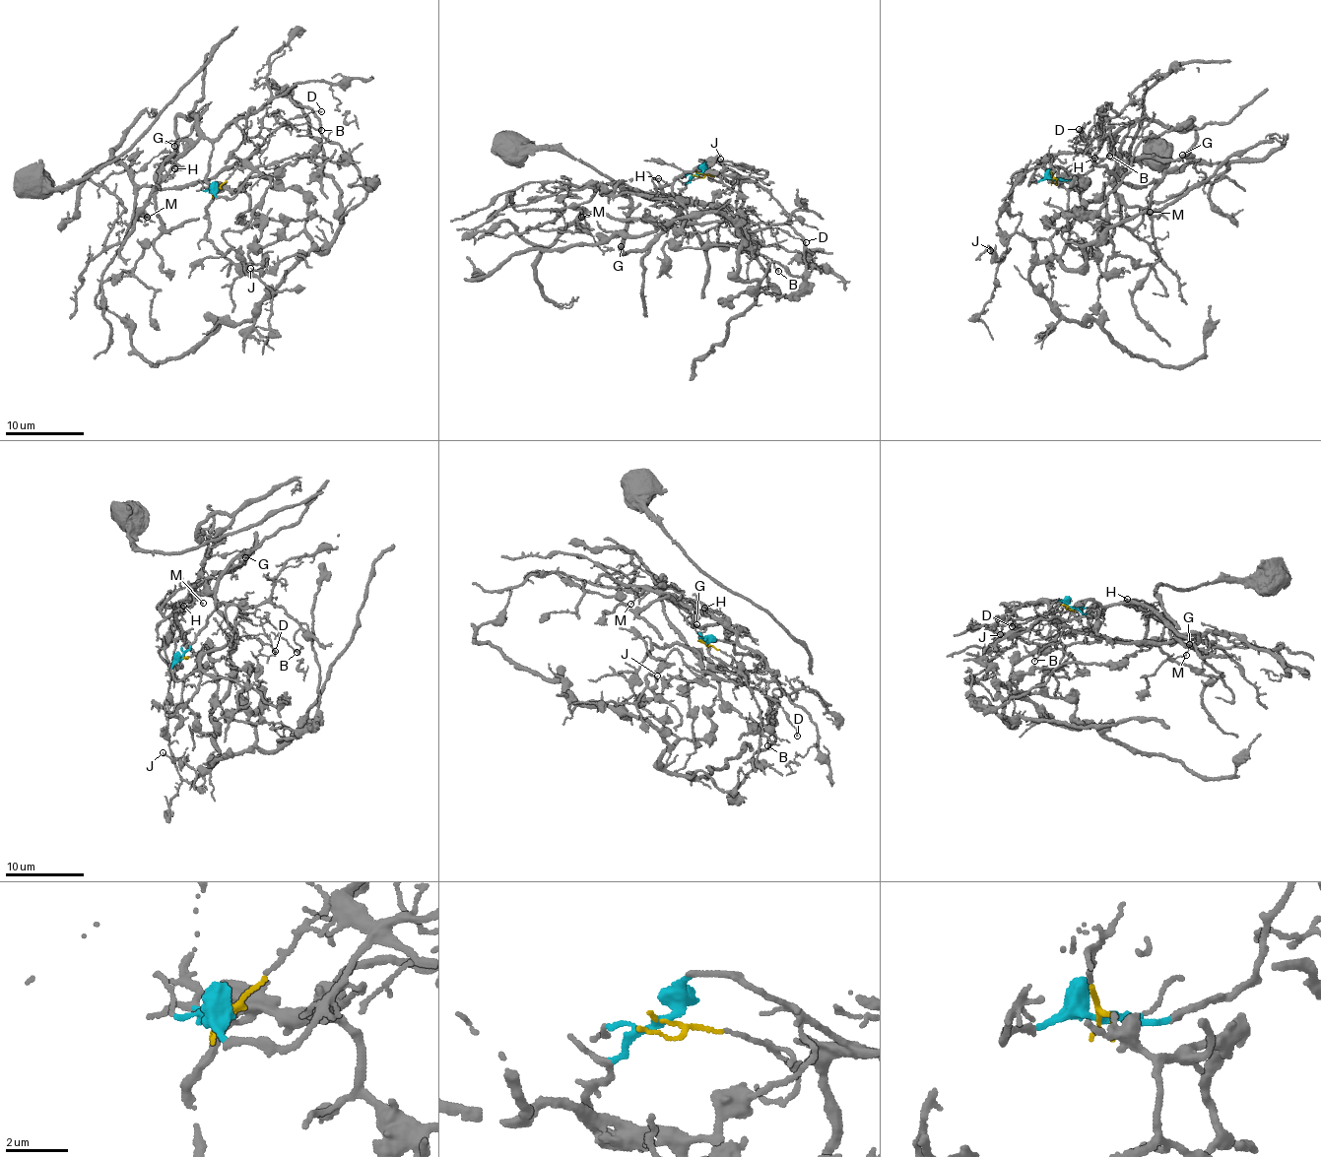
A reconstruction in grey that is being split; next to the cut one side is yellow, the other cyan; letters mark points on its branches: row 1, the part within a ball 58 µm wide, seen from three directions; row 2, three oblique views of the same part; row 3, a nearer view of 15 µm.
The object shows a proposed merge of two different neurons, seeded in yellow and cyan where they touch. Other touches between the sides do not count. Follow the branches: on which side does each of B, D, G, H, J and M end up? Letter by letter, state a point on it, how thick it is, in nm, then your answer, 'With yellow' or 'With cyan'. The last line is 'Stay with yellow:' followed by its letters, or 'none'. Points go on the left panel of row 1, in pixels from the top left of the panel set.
B: Place: (321, 130). Thickness 130 nm. With cyan
D: Place: (321, 111). Thickness 100 nm. With yellow
G: Place: (174, 146). Thickness 320 nm. With cyan
H: Place: (174, 168). Thickness 110 nm. With cyan
J: Place: (250, 268). Thickness 130 nm. With cyan
M: Place: (147, 217). Thickness 100 nm. With yellow
Stay with yellow: D, M

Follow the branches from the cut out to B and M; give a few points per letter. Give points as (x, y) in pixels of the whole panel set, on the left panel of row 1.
B: (214, 192), (208, 171), (213, 141), (232, 123), (259, 109), (276, 119), (282, 117), (290, 123), (321, 129)
M: (215, 192), (258, 148), (245, 160), (236, 160), (188, 187), (142, 186), (136, 206), (148, 218)

